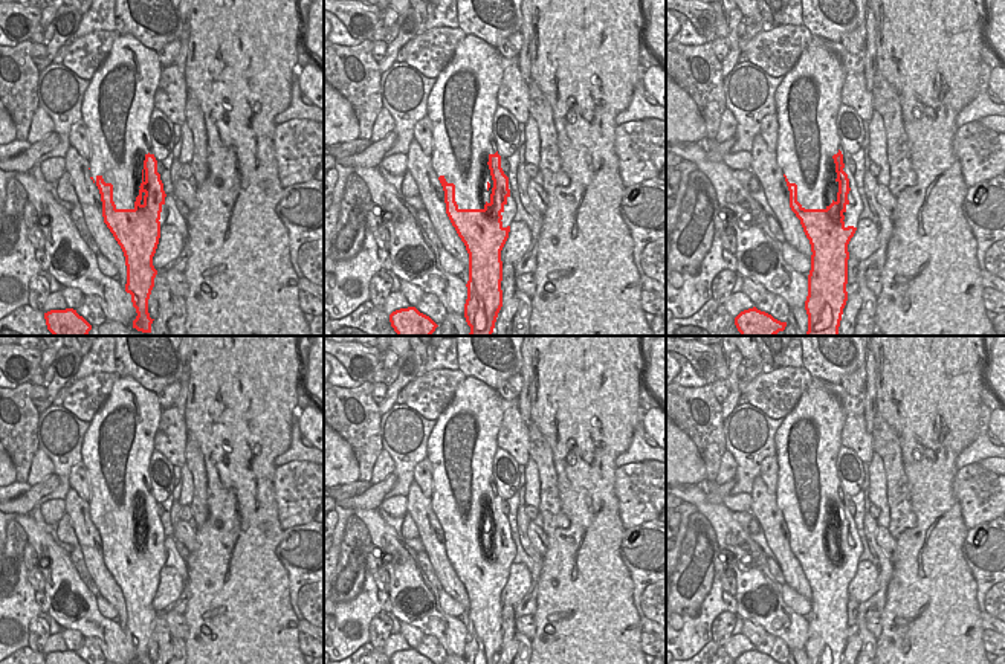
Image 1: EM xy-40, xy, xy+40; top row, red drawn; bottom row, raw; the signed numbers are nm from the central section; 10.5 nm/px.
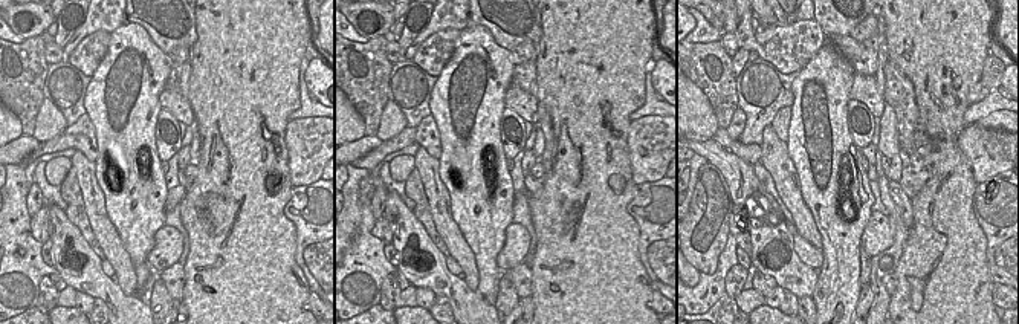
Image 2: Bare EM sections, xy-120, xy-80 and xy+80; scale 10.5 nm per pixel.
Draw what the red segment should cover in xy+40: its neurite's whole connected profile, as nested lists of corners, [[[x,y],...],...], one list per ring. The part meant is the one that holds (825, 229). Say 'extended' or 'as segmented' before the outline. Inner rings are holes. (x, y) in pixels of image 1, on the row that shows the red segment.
extended | [[[813,37],[811,44],[800,53],[774,92],[776,163],[782,169],[790,191],[790,208],[800,220],[813,252],[805,301],[806,336],[839,336],[848,301],[848,244],[863,211],[854,174],[848,166],[851,154],[840,147],[835,127],[845,78],[846,70],[840,58],[829,49],[829,41]]]

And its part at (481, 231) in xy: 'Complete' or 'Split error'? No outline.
Split error

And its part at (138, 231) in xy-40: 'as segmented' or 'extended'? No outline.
extended

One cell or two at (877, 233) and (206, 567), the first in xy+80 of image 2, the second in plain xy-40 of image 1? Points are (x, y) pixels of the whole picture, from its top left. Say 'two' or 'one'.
two

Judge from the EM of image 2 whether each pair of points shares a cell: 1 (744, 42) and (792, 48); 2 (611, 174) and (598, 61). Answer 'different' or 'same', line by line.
1: same
2: same

